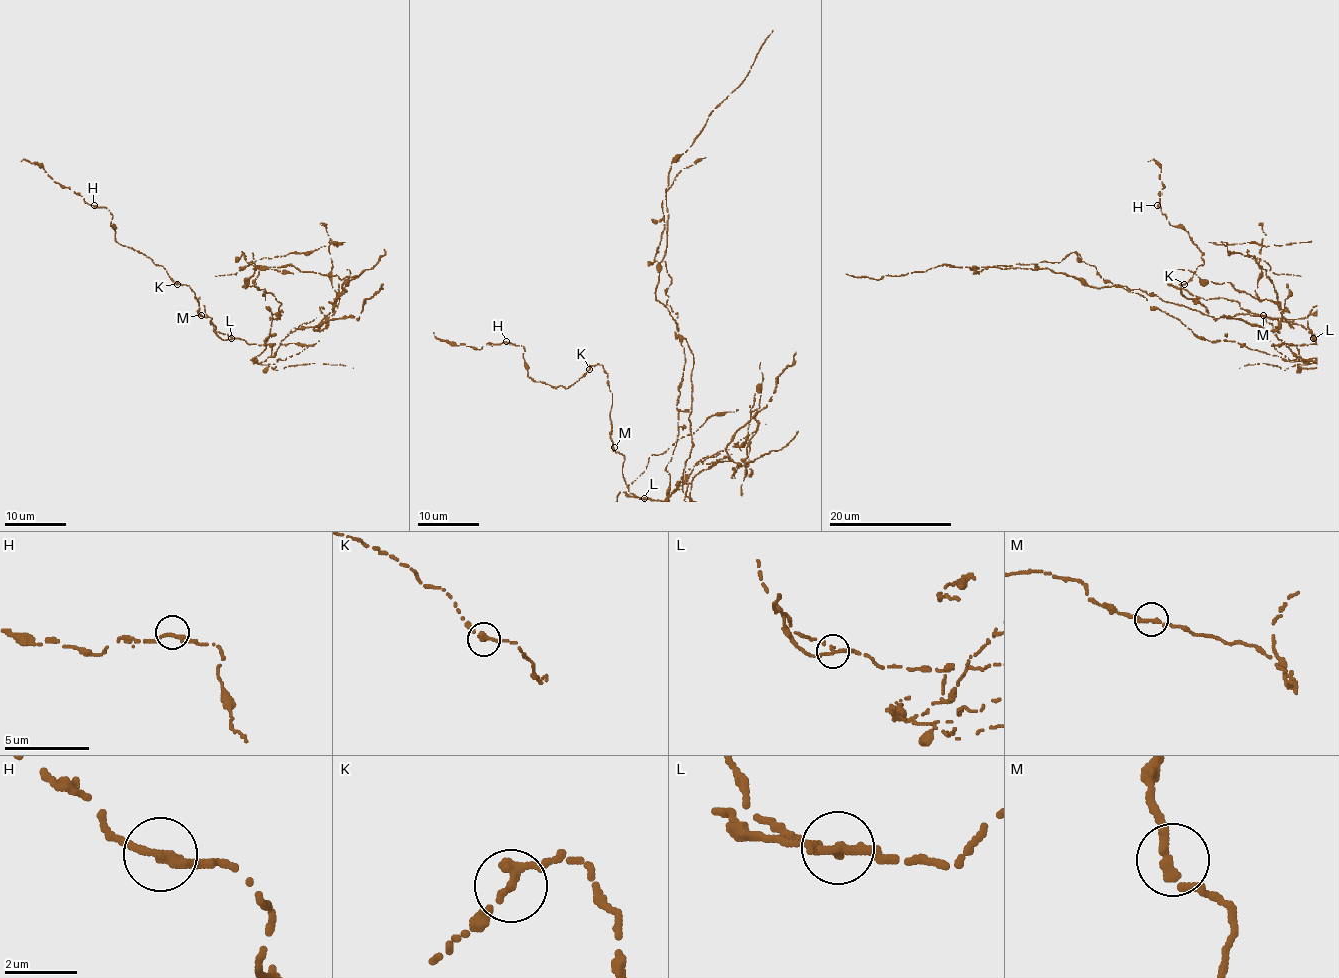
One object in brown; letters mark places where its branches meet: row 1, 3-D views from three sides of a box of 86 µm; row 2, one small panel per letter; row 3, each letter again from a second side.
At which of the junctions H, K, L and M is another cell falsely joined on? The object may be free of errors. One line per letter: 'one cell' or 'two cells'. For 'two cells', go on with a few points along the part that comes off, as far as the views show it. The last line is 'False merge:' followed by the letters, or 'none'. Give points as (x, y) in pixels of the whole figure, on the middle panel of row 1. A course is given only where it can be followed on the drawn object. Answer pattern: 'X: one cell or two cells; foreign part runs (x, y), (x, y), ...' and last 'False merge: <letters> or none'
H: one cell
K: one cell
L: two cells; foreign part runs (643, 498), (663, 500), (685, 481), (671, 494), (683, 347), (656, 298), (668, 171), (773, 30)
M: one cell
False merge: L

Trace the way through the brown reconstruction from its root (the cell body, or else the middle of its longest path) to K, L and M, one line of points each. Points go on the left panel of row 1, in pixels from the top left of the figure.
K: (257, 361), (265, 364), (269, 344), (223, 339), (212, 318), (198, 313), (200, 298), (177, 284)
L: (257, 361), (265, 364), (271, 355), (272, 347), (269, 344), (248, 344), (243, 339), (231, 338)
M: (257, 361), (265, 364), (271, 355), (269, 344), (223, 339), (209, 323), (212, 318), (201, 315)

